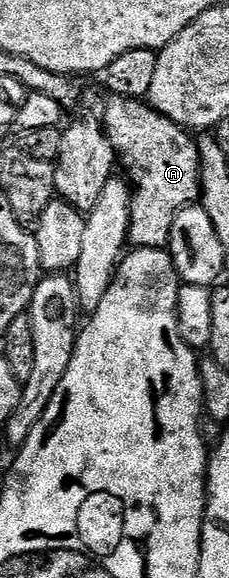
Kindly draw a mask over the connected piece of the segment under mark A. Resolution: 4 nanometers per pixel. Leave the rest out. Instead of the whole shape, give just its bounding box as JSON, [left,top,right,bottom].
[100,95,200,249]

